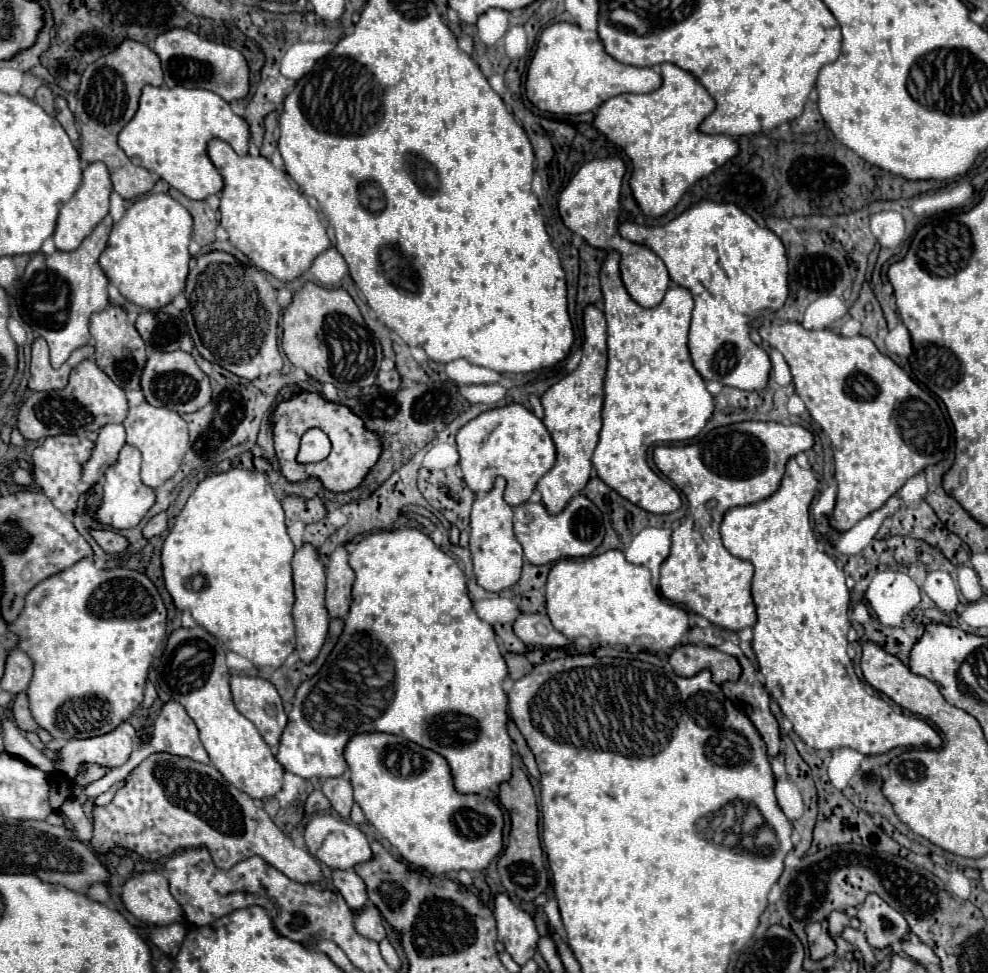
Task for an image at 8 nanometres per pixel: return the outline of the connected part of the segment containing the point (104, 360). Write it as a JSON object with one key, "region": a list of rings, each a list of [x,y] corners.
{"region":[[[107,306],[103,312],[91,318],[91,336],[95,340],[95,362],[97,366],[125,392],[141,390],[141,374],[147,362],[145,342],[141,340],[135,326],[127,320],[127,312],[121,306]]]}

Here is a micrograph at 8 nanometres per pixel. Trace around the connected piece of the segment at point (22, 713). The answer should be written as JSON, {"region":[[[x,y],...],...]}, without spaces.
{"region":[[[21,692],[15,696],[15,702],[13,702],[13,718],[17,722],[17,726],[23,730],[23,732],[35,732],[37,730],[37,724],[29,712],[29,704],[27,704],[27,694]]]}

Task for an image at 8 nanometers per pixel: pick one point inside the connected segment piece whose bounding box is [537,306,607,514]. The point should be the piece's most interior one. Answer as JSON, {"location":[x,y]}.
{"location":[572,407]}

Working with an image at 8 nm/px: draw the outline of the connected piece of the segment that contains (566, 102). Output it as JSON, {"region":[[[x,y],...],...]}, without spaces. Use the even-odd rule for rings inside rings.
{"region":[[[557,22],[547,26],[537,42],[529,62],[525,94],[545,112],[553,114],[583,114],[597,110],[611,96],[625,92],[645,94],[661,86],[661,76],[653,68],[637,68],[615,62],[601,46],[597,32],[581,30],[577,24]]]}

